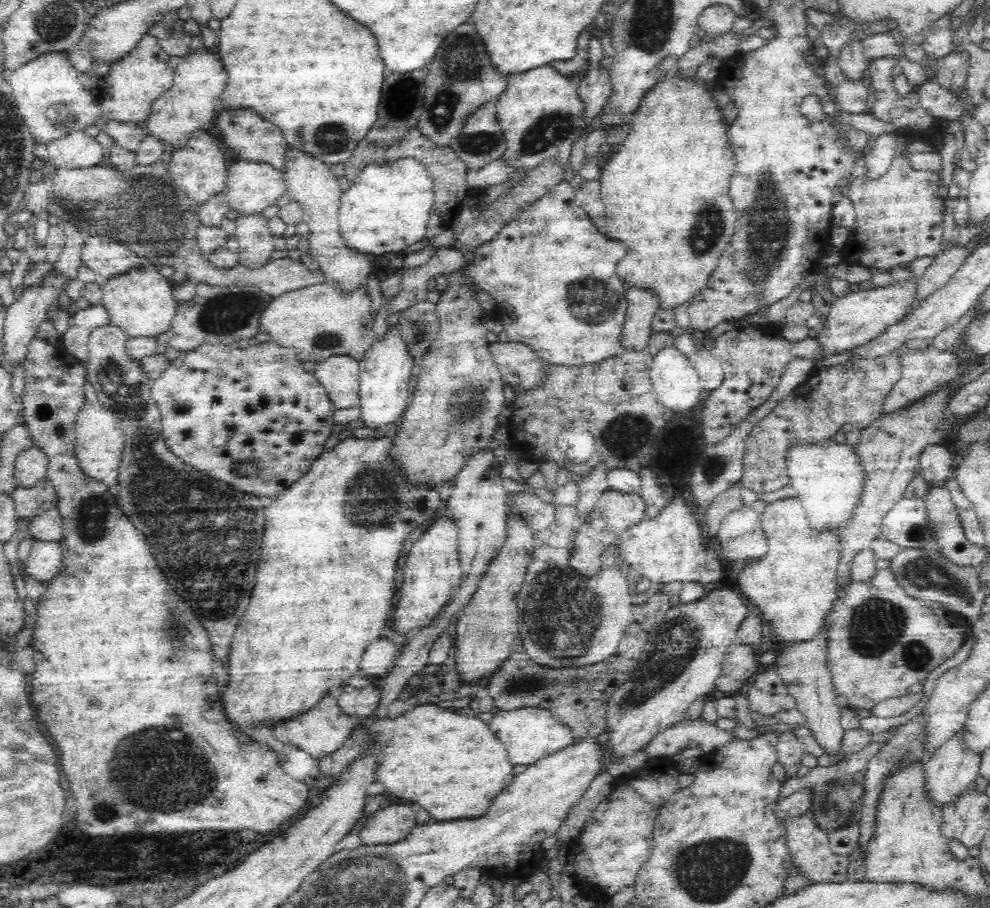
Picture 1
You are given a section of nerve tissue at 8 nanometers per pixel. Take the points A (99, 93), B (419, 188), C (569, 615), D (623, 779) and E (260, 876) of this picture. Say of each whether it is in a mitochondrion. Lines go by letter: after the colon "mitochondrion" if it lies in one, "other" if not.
A: other
B: other
C: mitochondrion
D: other
E: other

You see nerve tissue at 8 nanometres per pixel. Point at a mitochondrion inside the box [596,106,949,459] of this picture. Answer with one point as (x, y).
(770, 231)

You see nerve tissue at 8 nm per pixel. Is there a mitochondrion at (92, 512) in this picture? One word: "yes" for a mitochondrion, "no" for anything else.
yes

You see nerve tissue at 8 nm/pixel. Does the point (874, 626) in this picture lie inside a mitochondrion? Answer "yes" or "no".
yes

